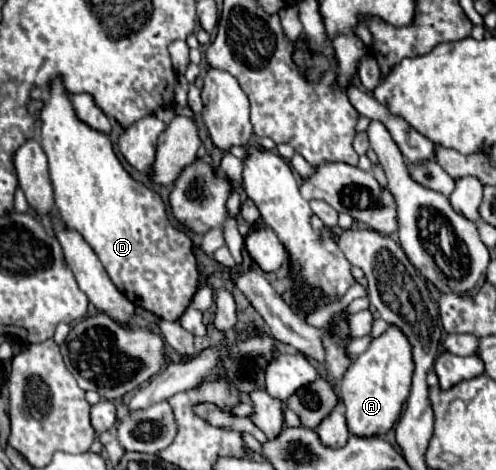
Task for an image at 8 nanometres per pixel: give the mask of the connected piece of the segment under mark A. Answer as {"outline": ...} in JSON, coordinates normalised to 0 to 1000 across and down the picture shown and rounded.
{"outline":[[[786,691],[778,709],[762,721],[750,721],[746,738],[710,768],[698,798],[685,811],[685,849],[698,866],[702,913],[714,926],[770,926],[806,887],[810,857],[827,840],[835,798],[835,764],[831,764],[831,730],[802,700]]]}

